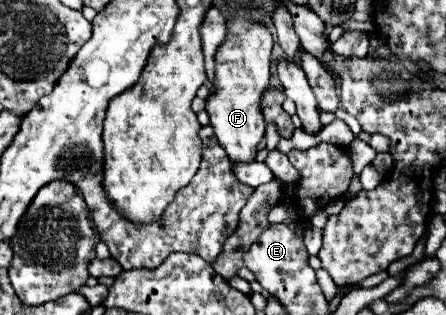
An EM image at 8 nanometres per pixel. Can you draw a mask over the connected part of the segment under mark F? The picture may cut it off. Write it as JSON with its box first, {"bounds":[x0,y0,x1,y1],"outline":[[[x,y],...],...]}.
{"bounds":[206,18,270,162],"outline":[[[226,18],[226,38],[216,50],[216,76],[212,80],[212,94],[206,98],[206,112],[216,138],[232,162],[252,162],[258,144],[264,138],[266,126],[260,112],[262,92],[270,86],[270,30],[254,18]]]}

